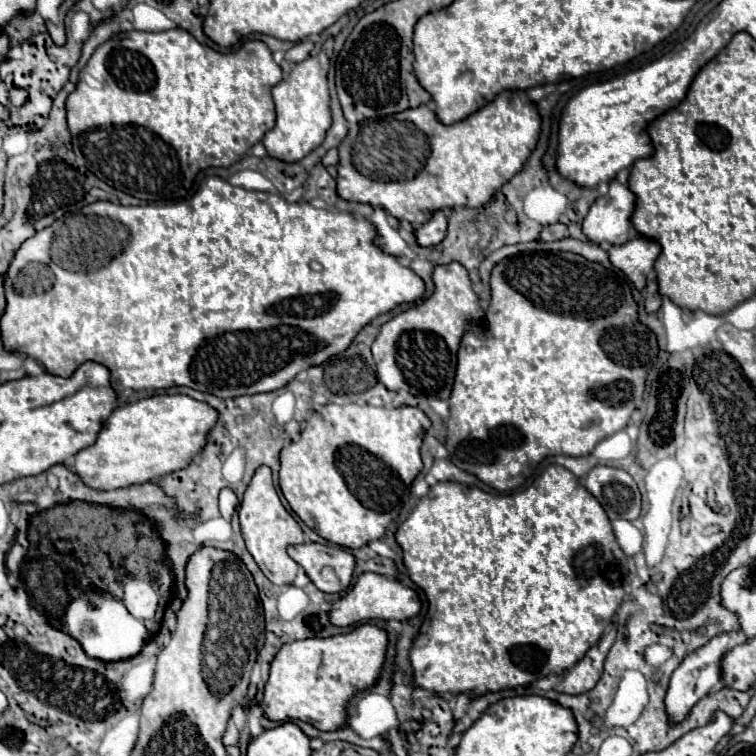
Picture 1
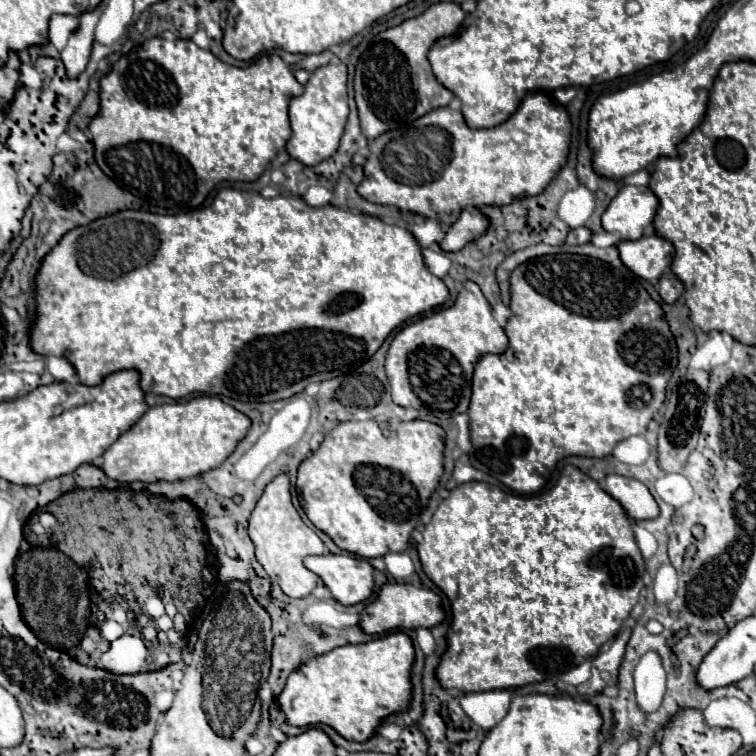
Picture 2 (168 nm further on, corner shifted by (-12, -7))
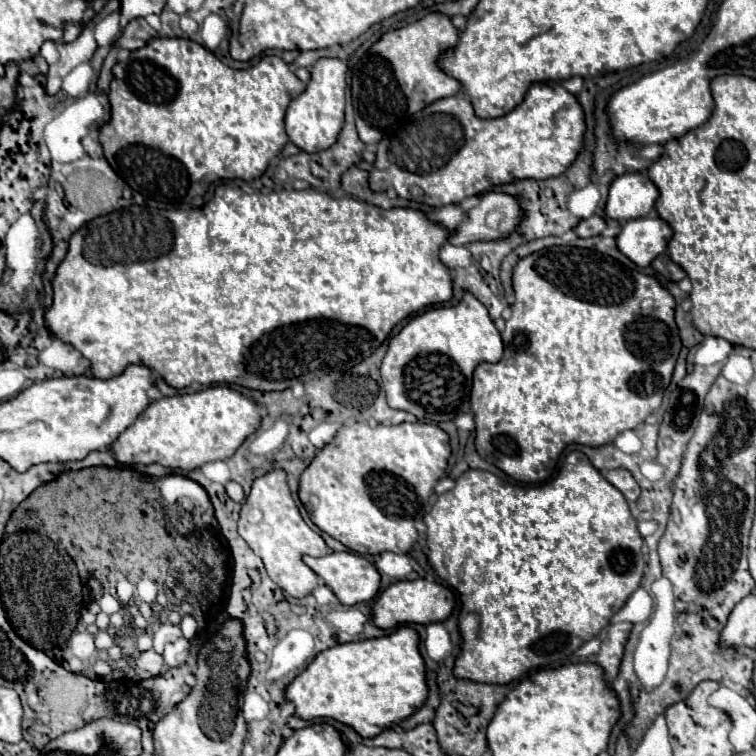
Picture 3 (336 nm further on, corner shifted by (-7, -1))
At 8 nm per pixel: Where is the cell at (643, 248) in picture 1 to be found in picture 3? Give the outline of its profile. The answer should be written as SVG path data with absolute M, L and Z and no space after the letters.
M645 216L625 222L617 236L617 246L637 266L649 266L653 258L665 252L671 236L673 230L663 218Z

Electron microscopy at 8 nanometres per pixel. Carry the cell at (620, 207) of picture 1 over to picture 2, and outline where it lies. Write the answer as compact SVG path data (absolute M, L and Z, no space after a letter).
M626 184L602 214L602 228L616 232L620 240L640 240L655 233L656 208L658 198L650 188Z

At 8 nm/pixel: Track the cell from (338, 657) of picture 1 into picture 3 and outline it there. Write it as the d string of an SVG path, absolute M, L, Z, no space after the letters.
M409 626L399 628L391 636L337 644L329 650L323 650L287 688L287 700L297 706L299 718L333 718L355 728L355 732L359 732L363 738L375 738L385 728L391 728L415 714L425 704L427 694L429 690L425 680L425 662L419 652L419 634Z

